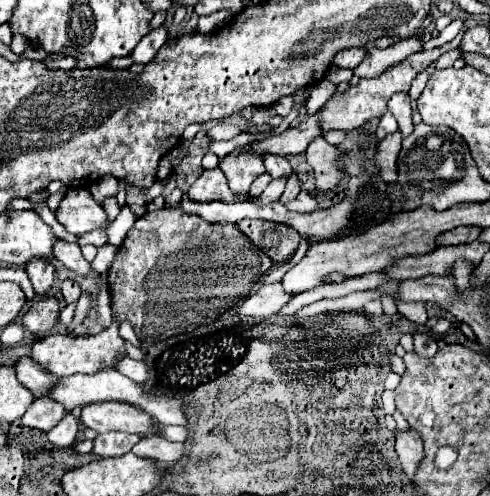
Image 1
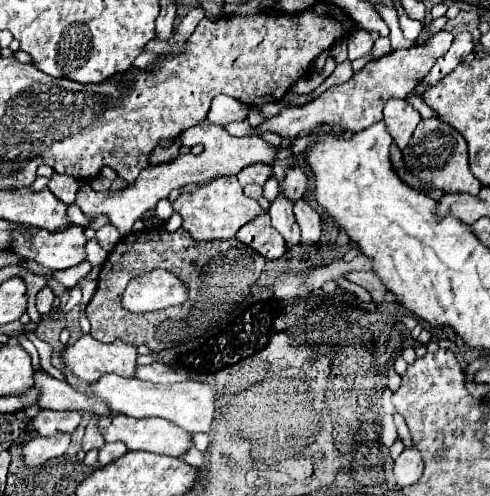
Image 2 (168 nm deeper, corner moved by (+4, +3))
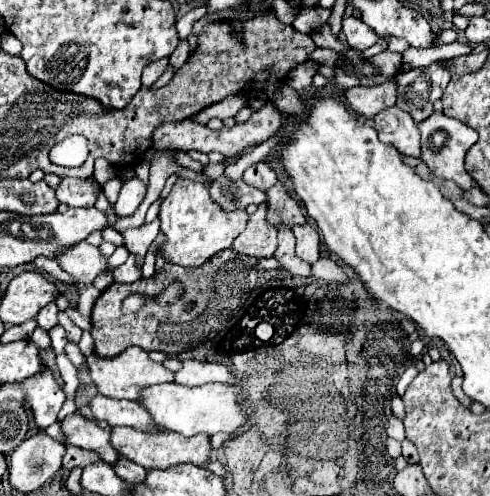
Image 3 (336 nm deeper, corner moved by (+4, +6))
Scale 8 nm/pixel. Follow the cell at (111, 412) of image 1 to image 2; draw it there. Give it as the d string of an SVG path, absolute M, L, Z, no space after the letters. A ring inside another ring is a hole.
M111 415L111 417L99 417L99 431L107 443L123 441L129 451L149 451L149 453L159 453L159 455L169 455L169 457L183 457L191 447L191 433L179 429L175 423L151 417L151 419L135 419L127 415Z

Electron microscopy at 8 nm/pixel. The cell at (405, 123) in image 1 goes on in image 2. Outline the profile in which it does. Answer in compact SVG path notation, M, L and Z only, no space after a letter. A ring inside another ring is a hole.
M391 99L391 101L387 101L387 105L383 109L385 129L389 131L389 135L393 137L395 145L399 149L407 147L419 119L421 119L419 111L413 109L409 105L409 101L405 101L405 99Z

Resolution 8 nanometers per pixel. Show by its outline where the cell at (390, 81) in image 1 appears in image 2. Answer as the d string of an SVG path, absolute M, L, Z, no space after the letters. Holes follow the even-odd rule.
M439 31L423 47L401 49L401 51L393 51L393 53L381 57L381 59L375 59L375 61L367 63L359 73L355 73L347 83L327 89L325 93L321 93L311 103L307 103L303 107L285 107L285 109L281 109L277 115L273 115L273 117L265 119L261 125L257 125L253 135L261 137L265 131L273 131L281 137L297 137L301 131L319 129L321 125L339 127L343 131L349 129L353 133L363 131L363 129L371 127L373 123L381 121L383 105L389 99L393 99L393 97L407 99L411 89L417 85L417 81L429 73L429 69L435 65L435 61L443 53L447 53L447 49L451 47L451 41L453 41L453 35L449 31Z

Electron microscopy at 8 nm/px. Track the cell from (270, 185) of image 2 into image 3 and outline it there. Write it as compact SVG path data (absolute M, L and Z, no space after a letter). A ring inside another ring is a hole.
M259 204L257 212L249 216L249 224L245 232L241 232L235 242L233 250L239 254L247 254L253 258L269 258L277 250L277 228L267 222L267 204Z

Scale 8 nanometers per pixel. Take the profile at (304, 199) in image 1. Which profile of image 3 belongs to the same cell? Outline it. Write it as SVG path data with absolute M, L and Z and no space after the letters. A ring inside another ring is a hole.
M305 222L301 226L293 226L291 228L295 238L297 238L297 248L295 248L295 254L305 260L305 262L317 262L319 258L319 234L315 232L315 228Z

